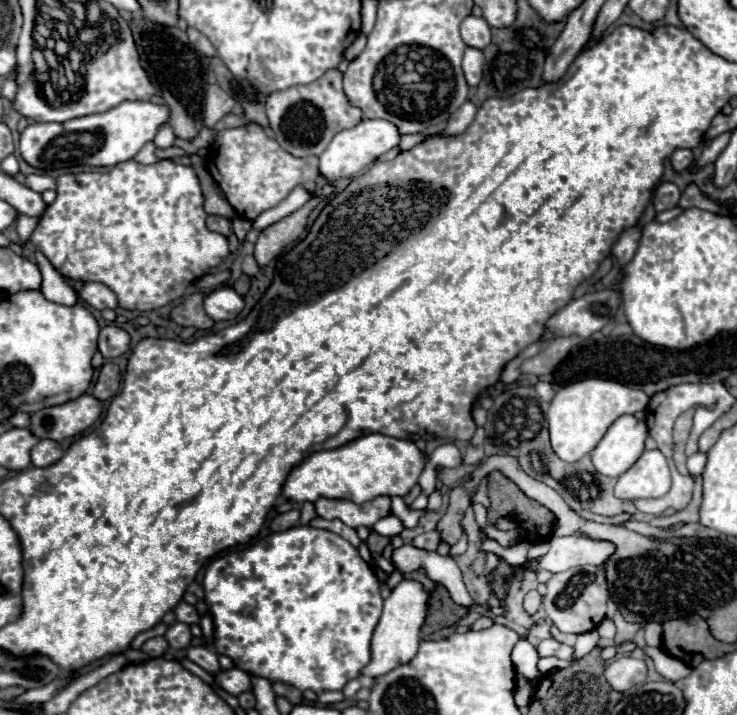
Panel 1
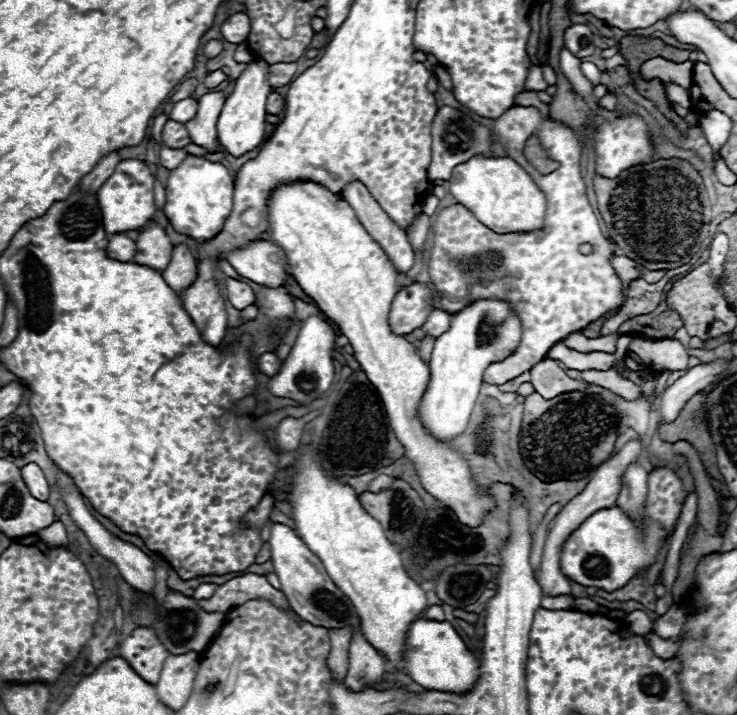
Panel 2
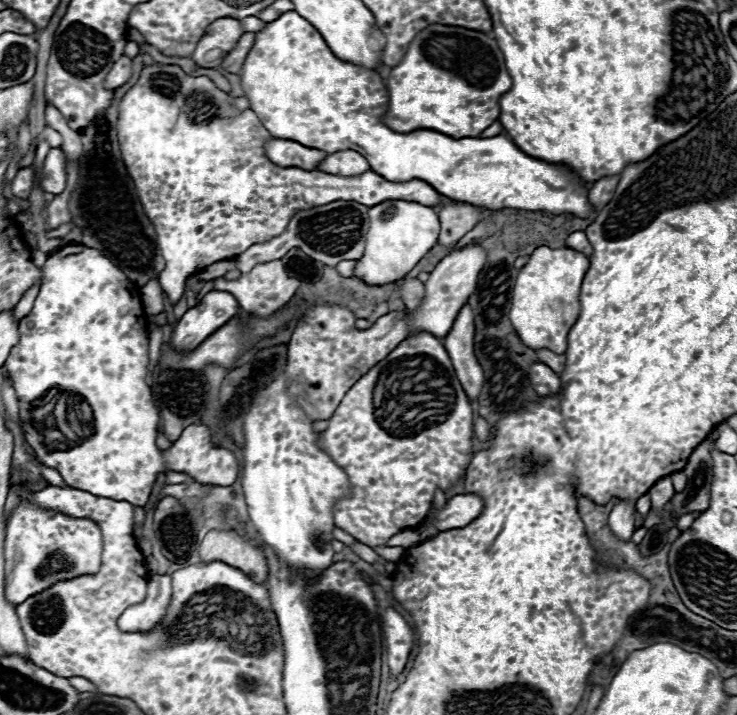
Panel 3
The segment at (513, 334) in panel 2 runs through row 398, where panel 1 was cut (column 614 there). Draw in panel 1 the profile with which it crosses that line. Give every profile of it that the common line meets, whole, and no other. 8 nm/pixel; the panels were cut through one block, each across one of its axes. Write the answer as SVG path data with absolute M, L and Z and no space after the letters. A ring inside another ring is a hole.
M622 414L592 452L596 470L604 476L622 476L644 452L648 428L644 420Z

